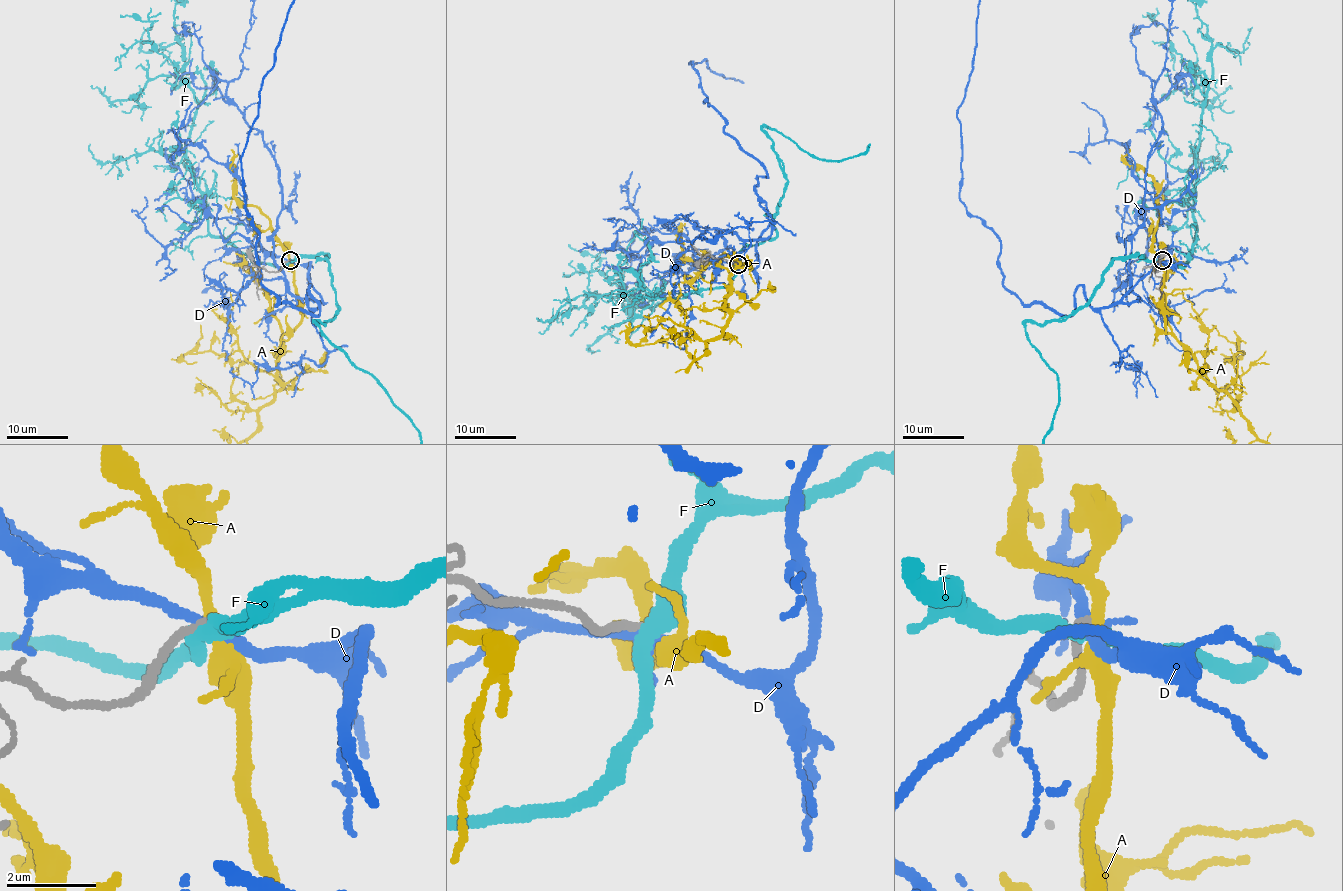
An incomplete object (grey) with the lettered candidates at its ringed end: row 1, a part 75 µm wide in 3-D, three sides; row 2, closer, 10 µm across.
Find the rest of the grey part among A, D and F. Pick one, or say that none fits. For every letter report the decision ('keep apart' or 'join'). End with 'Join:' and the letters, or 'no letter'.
A: keep apart
D: keep apart
F: keep apart
Join: no letter

